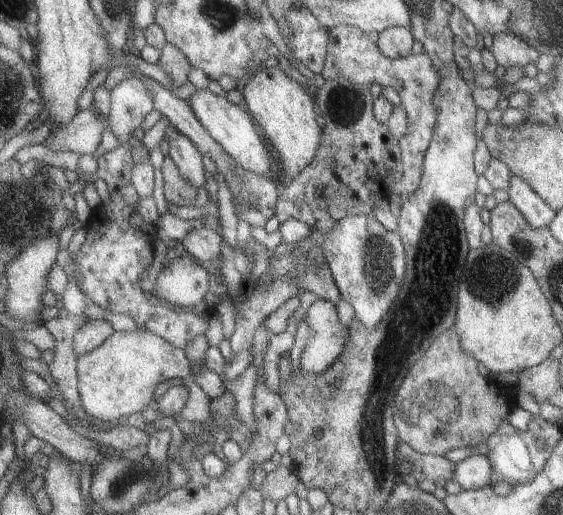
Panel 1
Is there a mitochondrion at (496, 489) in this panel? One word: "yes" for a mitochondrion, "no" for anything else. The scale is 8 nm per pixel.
no

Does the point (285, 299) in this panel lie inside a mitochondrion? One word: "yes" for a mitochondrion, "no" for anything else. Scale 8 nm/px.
no

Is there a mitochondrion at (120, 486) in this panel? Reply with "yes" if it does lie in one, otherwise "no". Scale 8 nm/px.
yes

